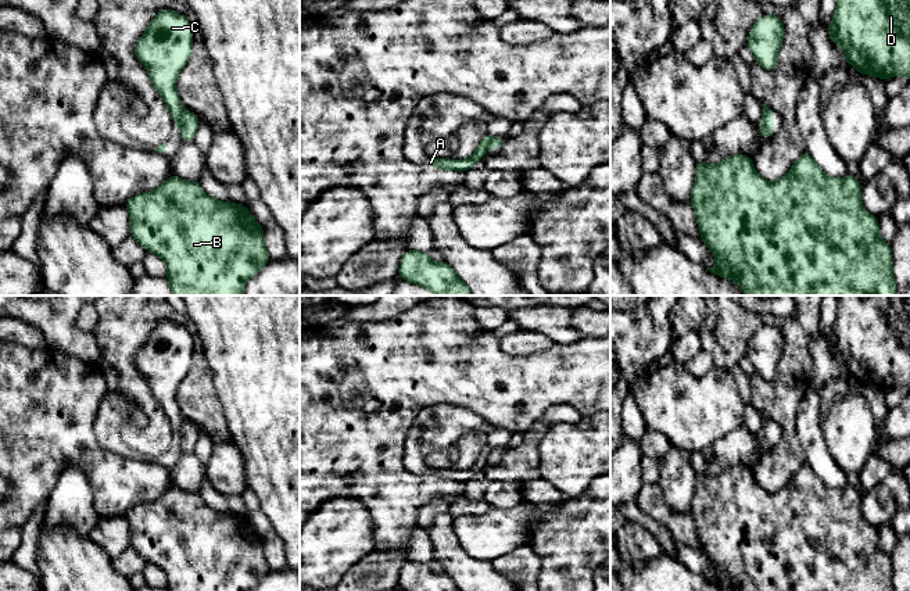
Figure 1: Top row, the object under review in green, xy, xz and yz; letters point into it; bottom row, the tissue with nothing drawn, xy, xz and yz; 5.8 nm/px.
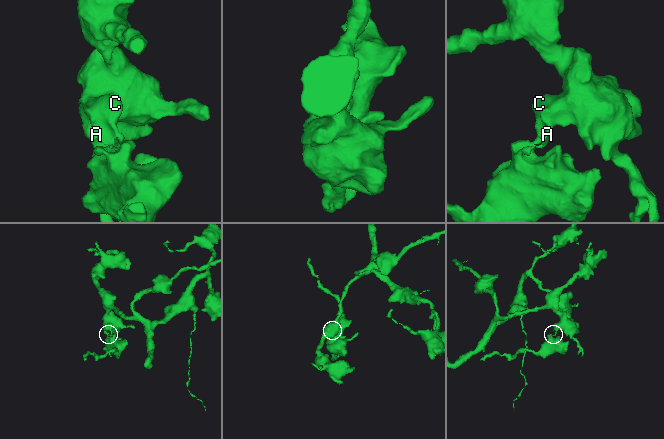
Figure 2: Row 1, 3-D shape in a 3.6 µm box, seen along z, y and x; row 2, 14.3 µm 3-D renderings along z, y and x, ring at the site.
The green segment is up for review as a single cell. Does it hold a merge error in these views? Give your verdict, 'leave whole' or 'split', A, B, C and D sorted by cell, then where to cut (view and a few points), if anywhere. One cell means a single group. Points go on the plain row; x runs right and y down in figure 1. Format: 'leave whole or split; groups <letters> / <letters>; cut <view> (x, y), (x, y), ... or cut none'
split; groups A C D / B; cut xy (185, 421), (175, 433)

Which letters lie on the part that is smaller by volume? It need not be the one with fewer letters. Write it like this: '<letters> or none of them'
B

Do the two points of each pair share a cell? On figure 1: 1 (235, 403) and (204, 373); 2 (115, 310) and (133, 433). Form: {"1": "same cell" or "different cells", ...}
{"1": "different cells", "2": "same cell"}

